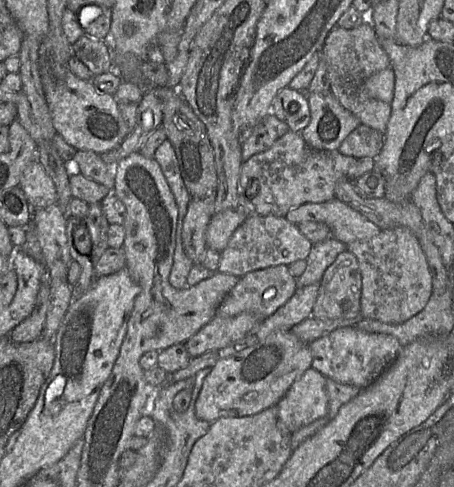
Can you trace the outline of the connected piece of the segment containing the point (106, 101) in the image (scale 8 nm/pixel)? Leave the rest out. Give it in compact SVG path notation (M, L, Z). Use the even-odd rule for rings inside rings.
M71 70L53 94L45 94L45 99L56 133L77 150L103 154L116 149L128 135L114 96L99 92L92 81L80 79Z

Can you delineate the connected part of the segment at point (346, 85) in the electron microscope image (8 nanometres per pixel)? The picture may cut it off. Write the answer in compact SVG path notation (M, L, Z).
M367 20L350 29L334 27L326 38L322 57L326 62L330 91L339 103L355 115L361 124L385 134L391 104L371 98L363 91L363 83L368 77L390 67L388 55L381 47L372 23Z

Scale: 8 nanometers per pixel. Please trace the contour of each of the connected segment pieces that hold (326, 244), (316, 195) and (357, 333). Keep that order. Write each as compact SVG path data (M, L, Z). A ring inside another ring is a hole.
M333 237L314 243L306 259L307 266L302 275L297 278L297 288L320 284L326 269L345 250L347 244Z
M289 130L266 151L258 153L243 162L240 170L239 187L251 189L246 196L261 216L285 217L289 210L305 203L321 203L335 198L338 179L348 175L357 162L339 150L316 150L310 147L300 133Z
M355 326L339 327L308 344L312 367L340 383L366 388L399 356L403 346L389 334L370 333Z

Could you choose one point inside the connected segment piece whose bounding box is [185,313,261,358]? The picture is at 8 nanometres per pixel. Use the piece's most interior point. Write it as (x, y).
(220, 332)

